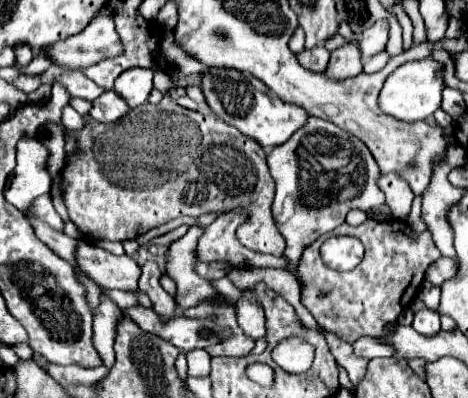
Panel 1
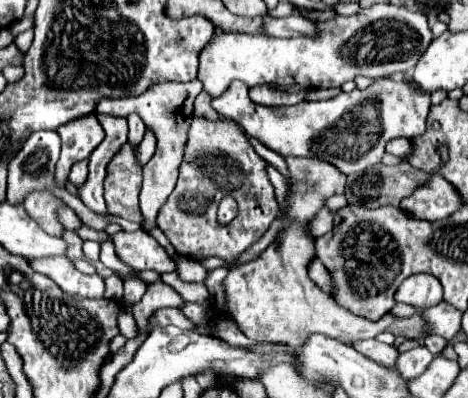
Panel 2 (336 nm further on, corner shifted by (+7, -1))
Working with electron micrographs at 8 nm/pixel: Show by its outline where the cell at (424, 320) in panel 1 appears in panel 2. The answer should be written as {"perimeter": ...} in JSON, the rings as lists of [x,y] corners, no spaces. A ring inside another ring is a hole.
{"perimeter":[[[419,345],[419,347],[407,351],[405,355],[399,355],[397,369],[403,379],[413,379],[413,377],[419,377],[427,369],[431,359],[433,359],[433,355],[429,353],[429,349]]]}

